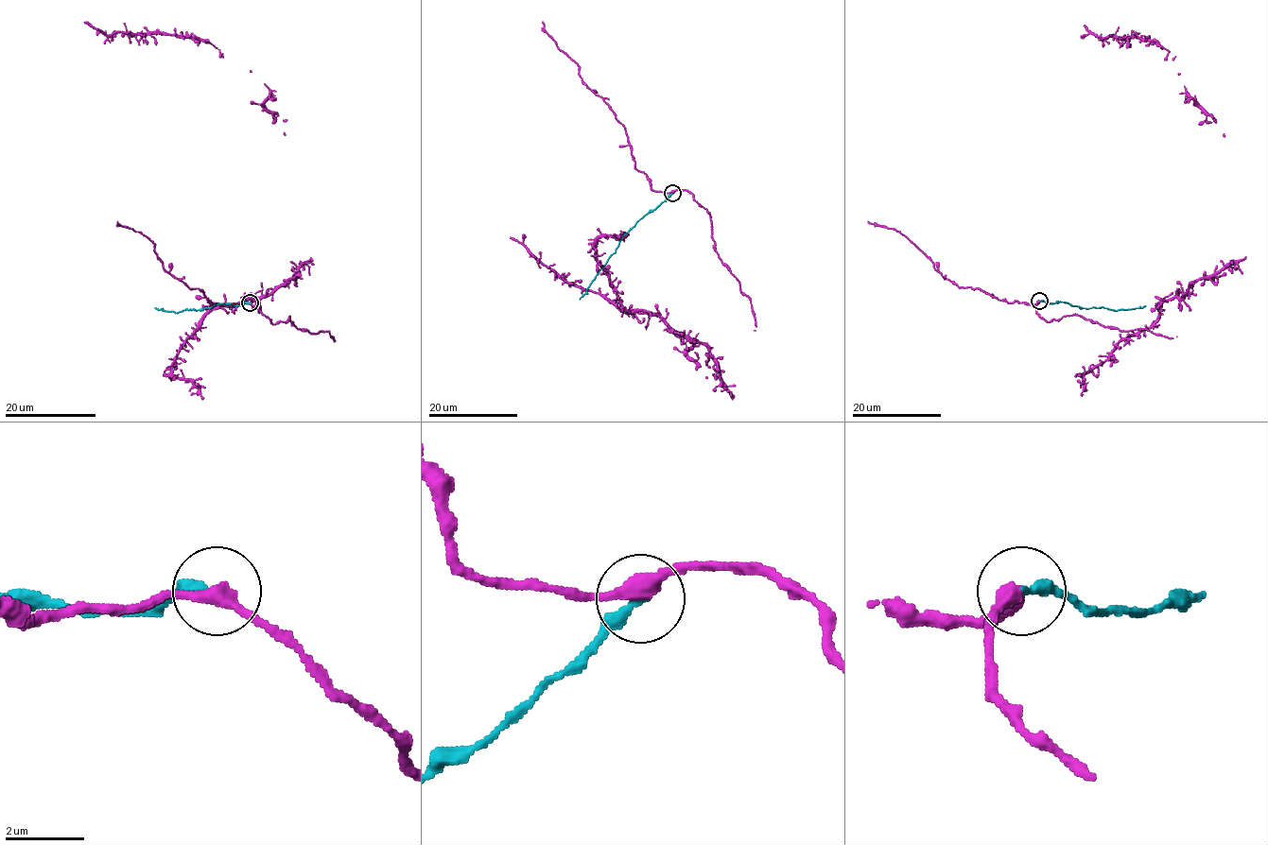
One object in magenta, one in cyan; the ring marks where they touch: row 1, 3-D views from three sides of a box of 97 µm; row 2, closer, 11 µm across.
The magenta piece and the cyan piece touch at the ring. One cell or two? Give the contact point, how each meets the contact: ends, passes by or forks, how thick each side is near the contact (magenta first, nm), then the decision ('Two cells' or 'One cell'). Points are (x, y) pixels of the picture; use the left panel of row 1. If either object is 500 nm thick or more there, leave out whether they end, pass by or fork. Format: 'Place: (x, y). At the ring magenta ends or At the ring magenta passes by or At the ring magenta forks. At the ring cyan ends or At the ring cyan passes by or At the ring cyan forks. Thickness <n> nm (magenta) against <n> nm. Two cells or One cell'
Place: (250, 302). At the ring magenta passes by. At the ring cyan ends. Thickness 360 nm (magenta) against 280 nm. Two cells

